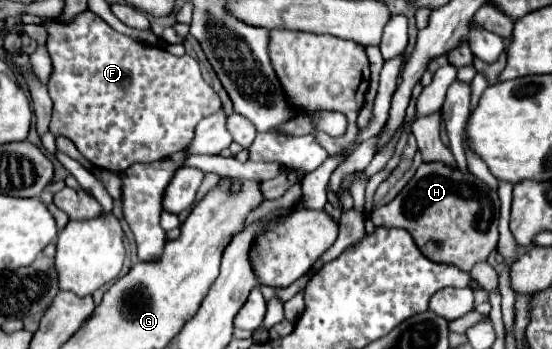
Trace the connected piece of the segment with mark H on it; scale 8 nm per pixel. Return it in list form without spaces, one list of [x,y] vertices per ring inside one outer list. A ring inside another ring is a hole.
[[[441,161],[421,163],[417,175],[387,205],[371,213],[371,221],[379,227],[399,227],[411,233],[419,251],[435,261],[455,265],[463,271],[485,261],[497,249],[499,239],[499,197],[473,173],[451,169]]]

